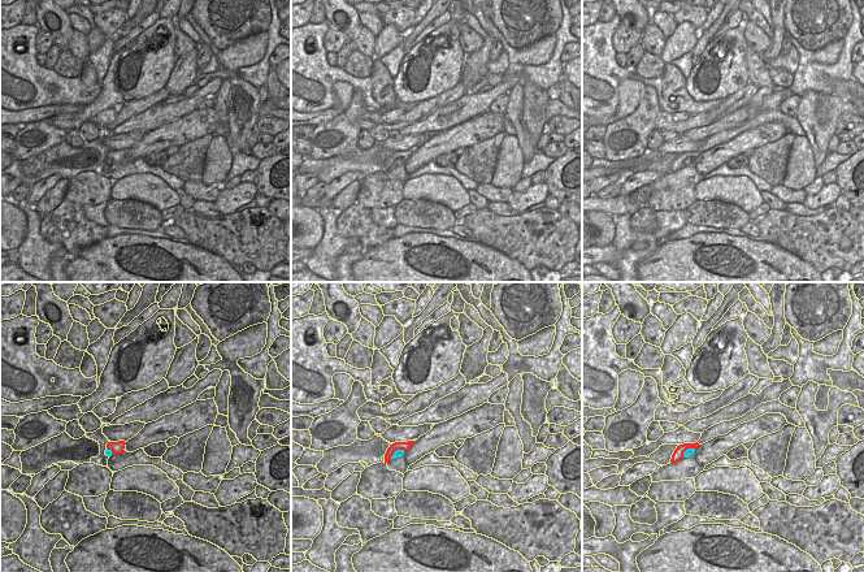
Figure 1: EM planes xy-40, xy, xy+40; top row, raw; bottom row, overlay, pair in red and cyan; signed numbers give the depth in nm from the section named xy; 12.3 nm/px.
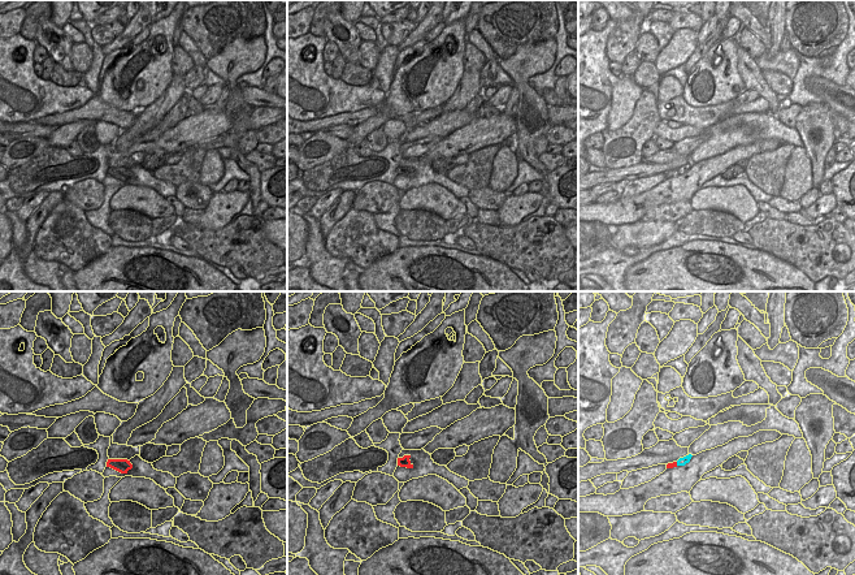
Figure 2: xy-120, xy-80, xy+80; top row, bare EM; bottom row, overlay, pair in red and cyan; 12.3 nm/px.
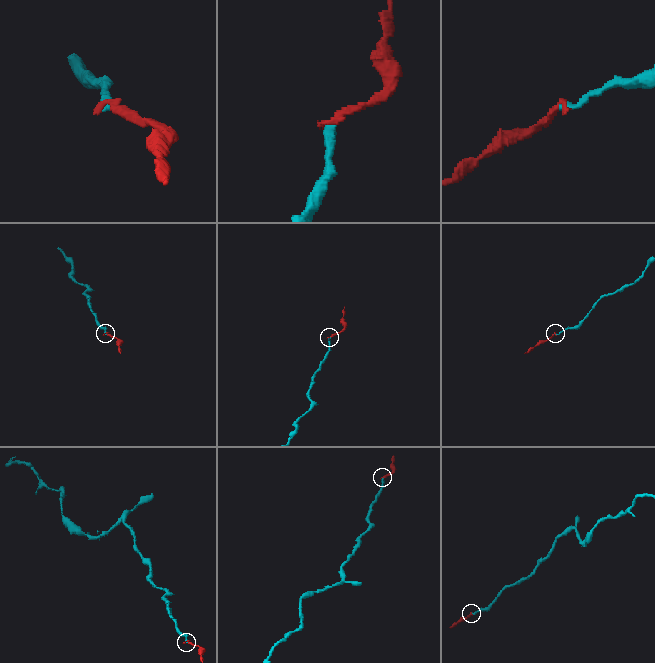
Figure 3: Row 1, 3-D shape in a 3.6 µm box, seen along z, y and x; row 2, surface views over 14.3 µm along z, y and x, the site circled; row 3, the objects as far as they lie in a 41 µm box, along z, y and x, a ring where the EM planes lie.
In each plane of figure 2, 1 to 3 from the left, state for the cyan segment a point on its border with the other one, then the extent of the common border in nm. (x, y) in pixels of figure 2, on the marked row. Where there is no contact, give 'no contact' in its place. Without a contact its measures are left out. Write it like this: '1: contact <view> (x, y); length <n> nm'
1: no contact
2: no contact
3: contact xy+80 (676, 463); length 50 nm

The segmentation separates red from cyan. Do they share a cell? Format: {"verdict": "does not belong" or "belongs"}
{"verdict": "belongs"}

